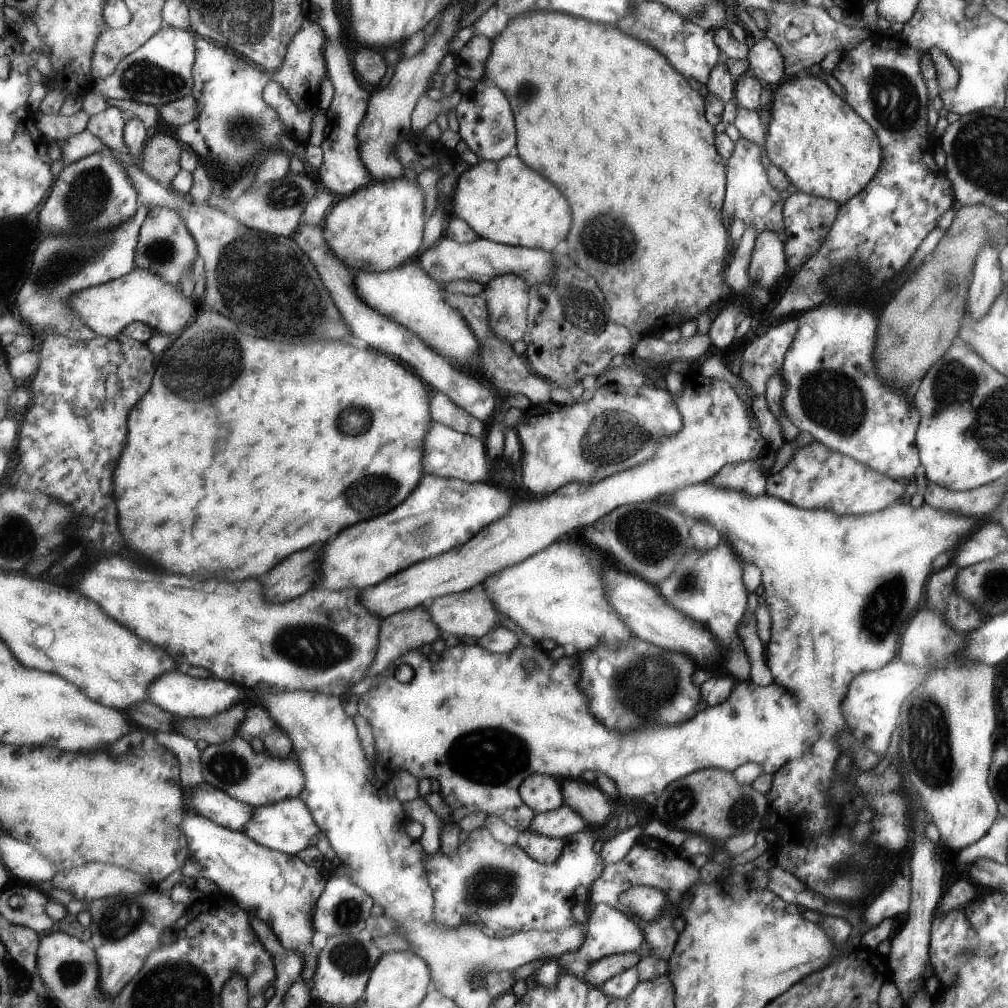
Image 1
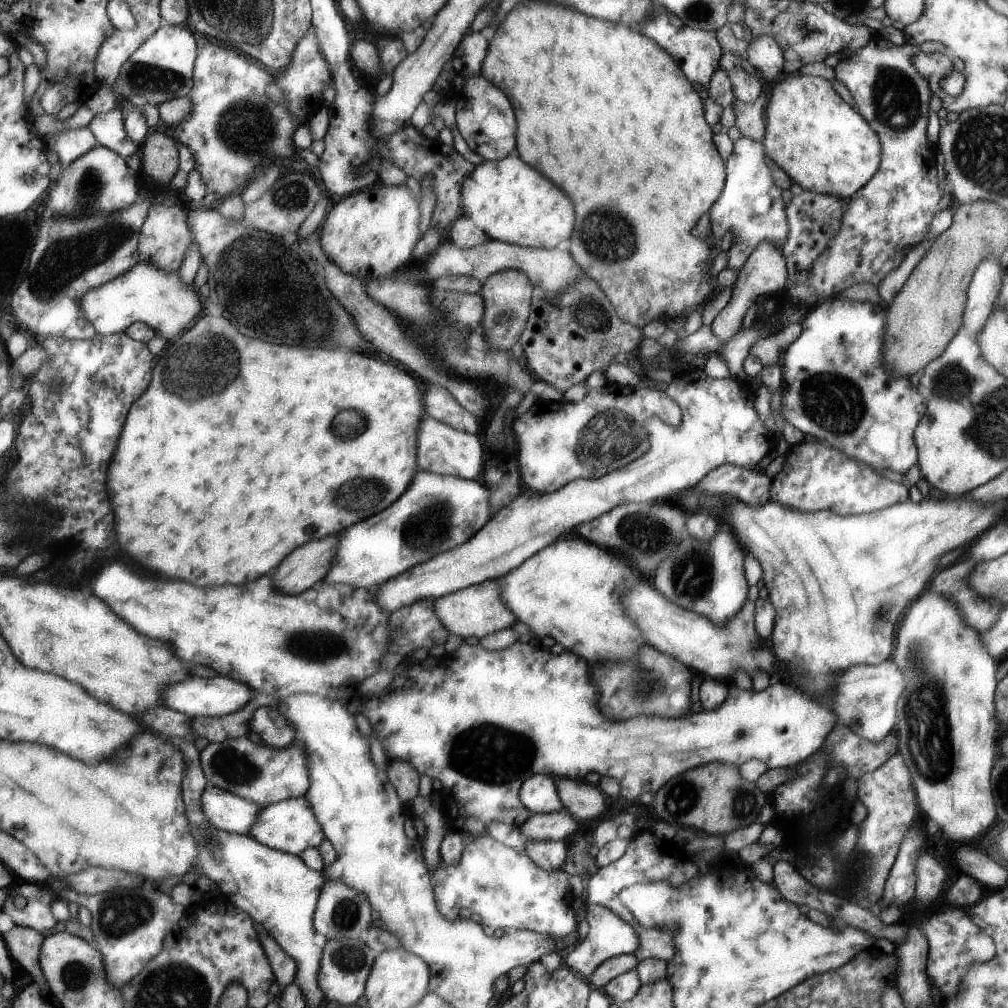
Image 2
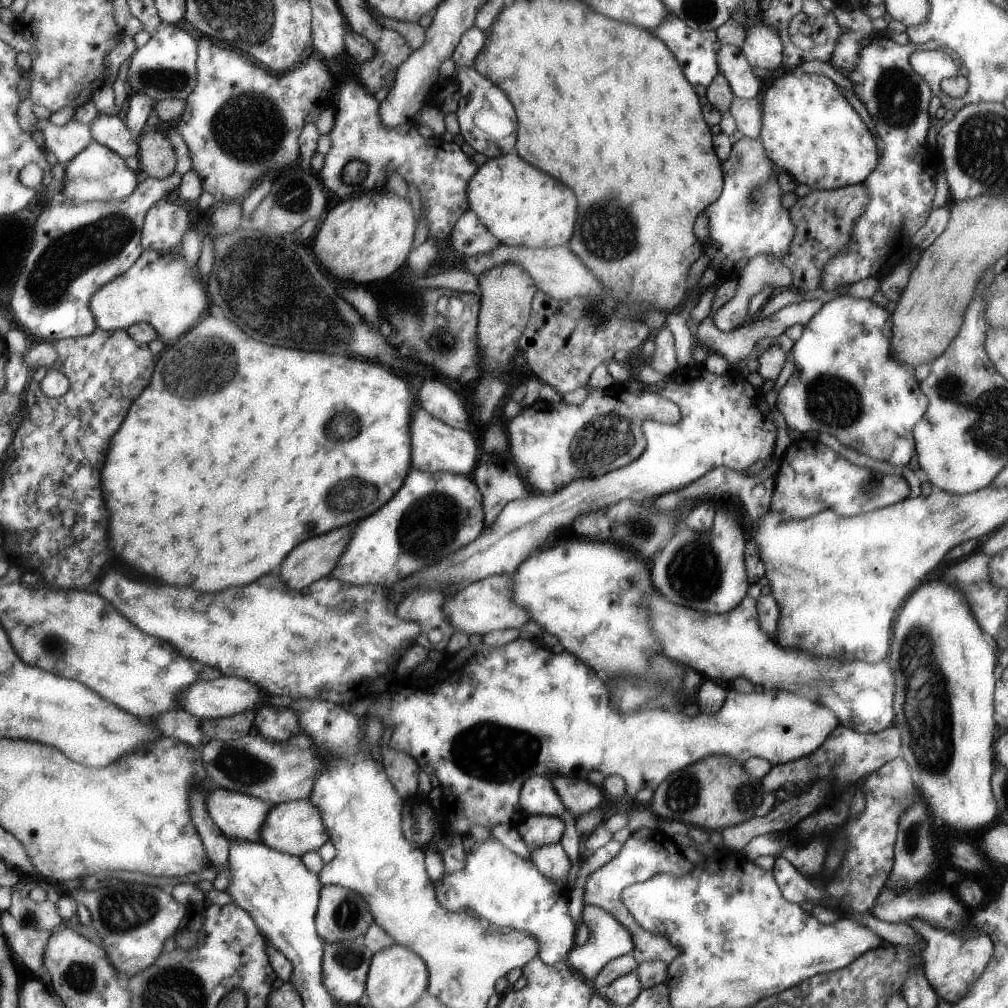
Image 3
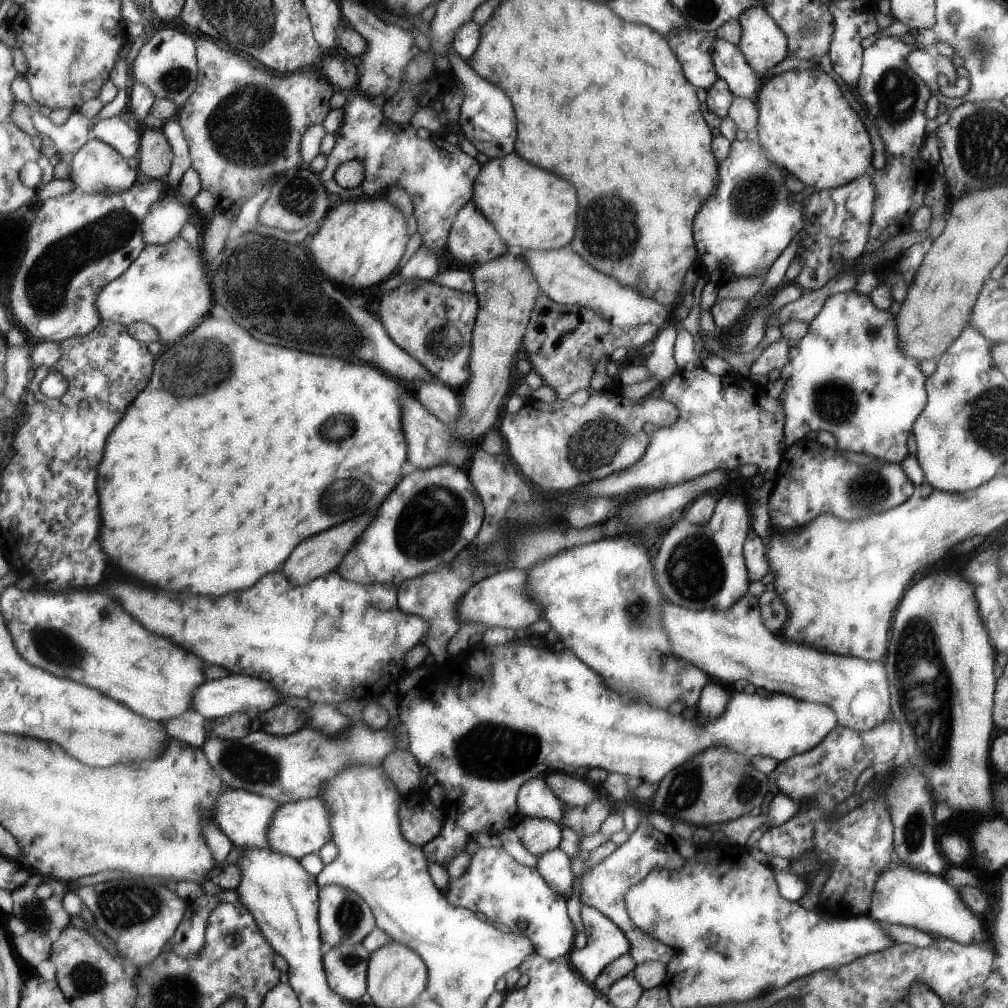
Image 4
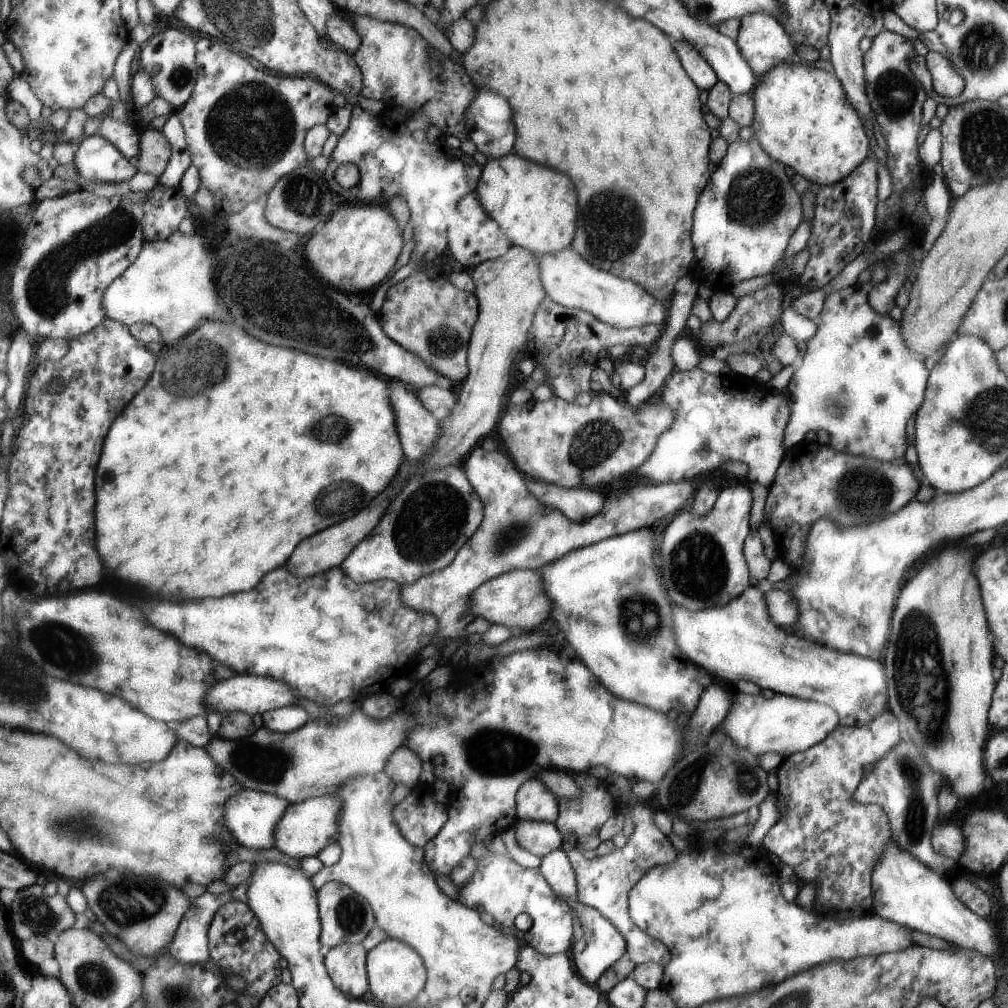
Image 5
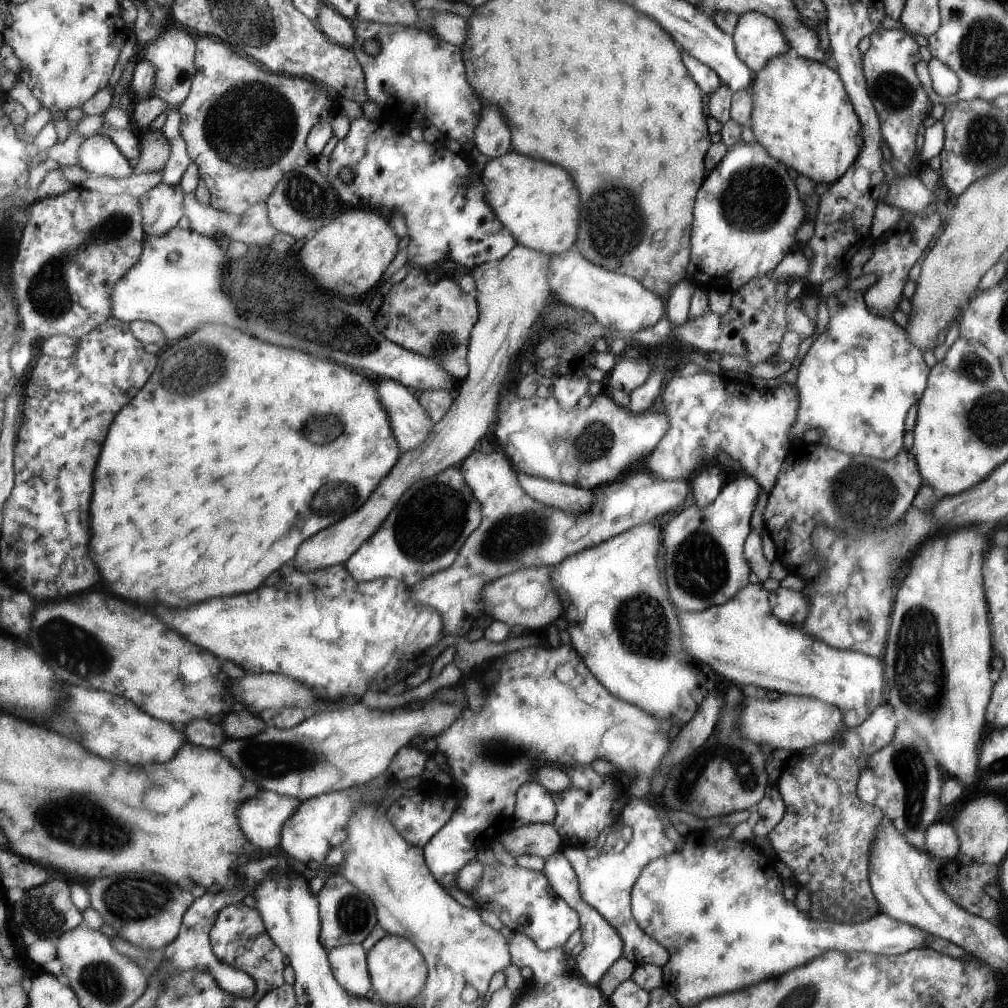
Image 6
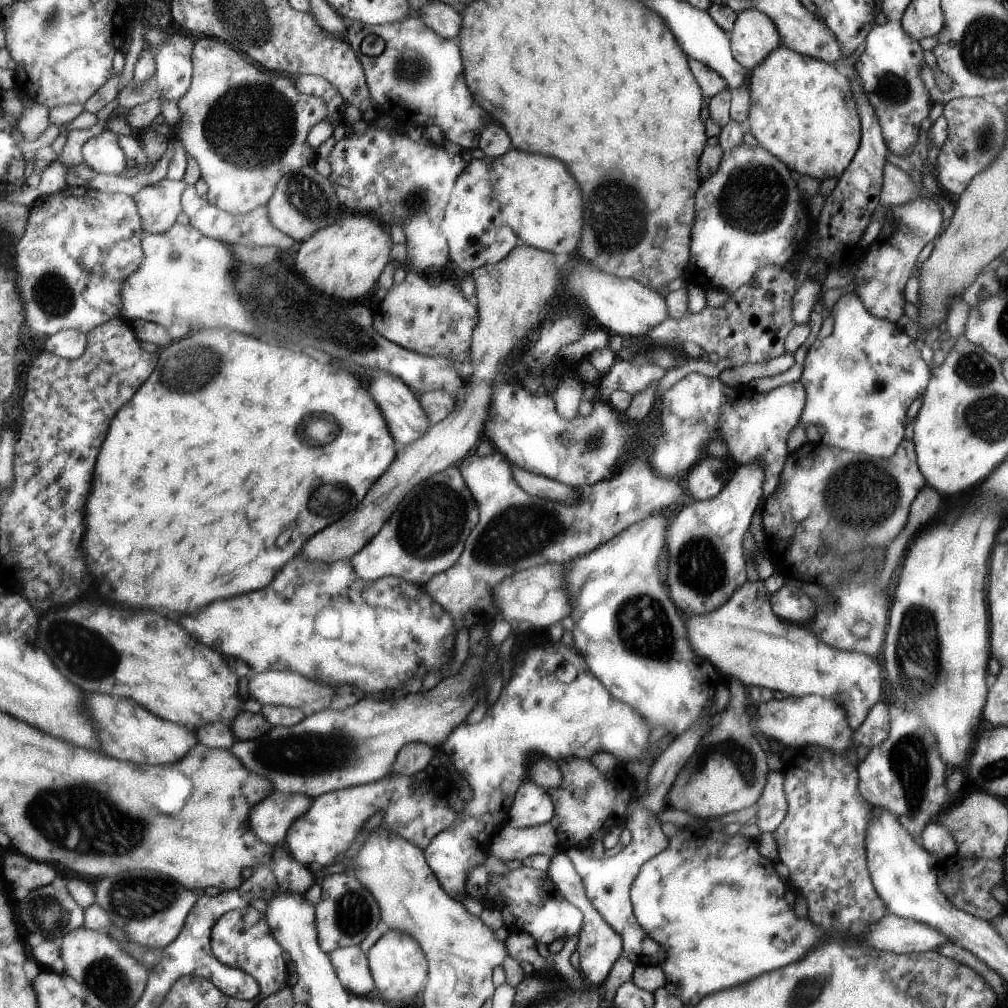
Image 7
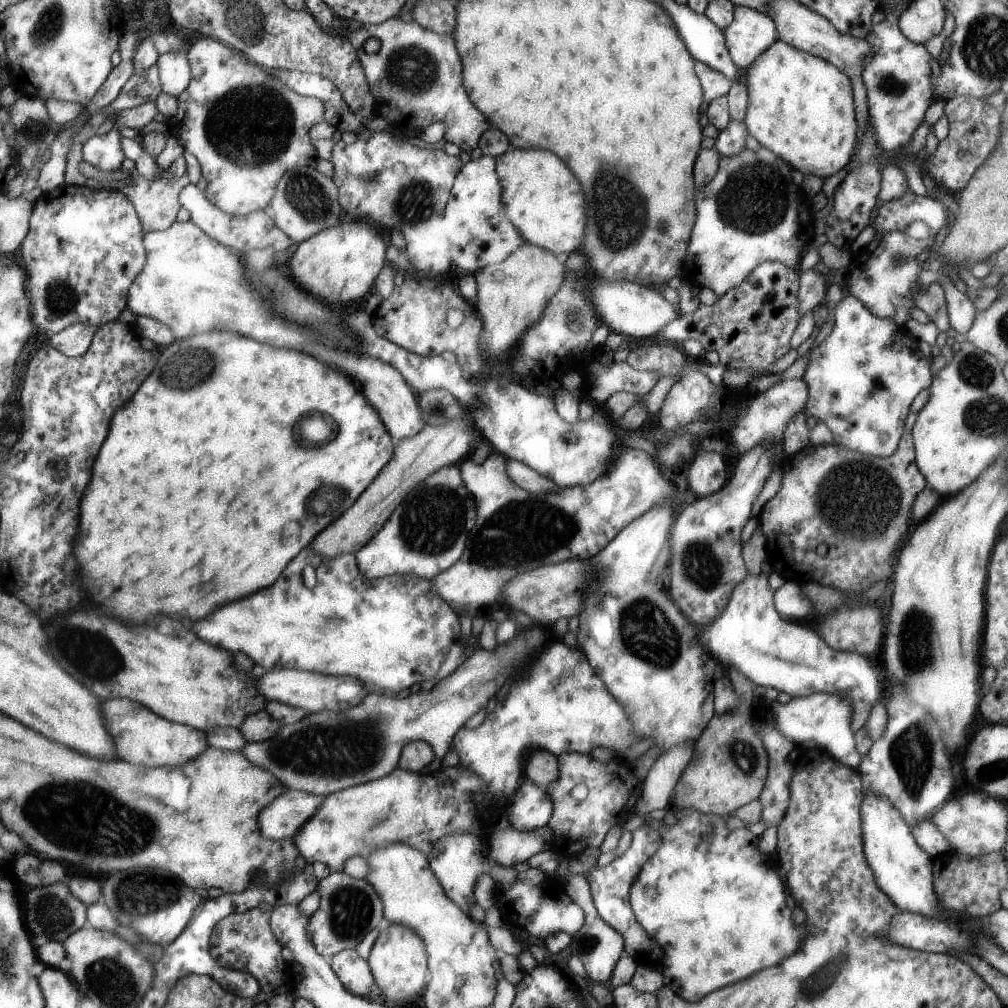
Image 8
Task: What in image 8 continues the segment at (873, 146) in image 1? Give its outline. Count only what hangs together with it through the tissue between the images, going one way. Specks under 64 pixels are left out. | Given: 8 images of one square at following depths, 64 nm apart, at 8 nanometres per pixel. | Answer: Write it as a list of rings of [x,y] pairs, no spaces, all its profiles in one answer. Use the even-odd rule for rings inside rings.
[[[779,38],[778,44],[774,44],[774,48],[770,48],[770,52],[766,52],[758,64],[754,64],[754,68],[748,68],[746,74],[749,107],[744,122],[748,126],[749,135],[762,147],[782,156],[786,164],[792,164],[800,173],[824,180],[848,166],[857,150],[861,124],[853,98],[853,82],[836,65],[802,52],[801,49],[794,49],[793,45]]]

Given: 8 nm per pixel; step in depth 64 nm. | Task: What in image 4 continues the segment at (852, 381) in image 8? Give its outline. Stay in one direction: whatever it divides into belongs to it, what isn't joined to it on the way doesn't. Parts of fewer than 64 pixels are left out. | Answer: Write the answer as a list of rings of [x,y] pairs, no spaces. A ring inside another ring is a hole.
[[[851,290],[843,293],[830,295],[820,314],[809,323],[809,331],[804,338],[799,342],[795,349],[795,353],[790,361],[792,372],[789,379],[786,381],[783,393],[780,396],[780,401],[783,404],[784,413],[784,439],[785,446],[788,448],[793,444],[805,438],[811,430],[828,430],[837,439],[837,448],[840,451],[851,450],[872,456],[886,463],[902,462],[908,456],[908,434],[910,434],[910,426],[916,422],[926,406],[926,374],[920,368],[920,362],[917,358],[908,356],[905,350],[901,348],[900,338],[897,336],[897,319],[889,310],[879,309],[870,298],[870,295],[859,293]]]

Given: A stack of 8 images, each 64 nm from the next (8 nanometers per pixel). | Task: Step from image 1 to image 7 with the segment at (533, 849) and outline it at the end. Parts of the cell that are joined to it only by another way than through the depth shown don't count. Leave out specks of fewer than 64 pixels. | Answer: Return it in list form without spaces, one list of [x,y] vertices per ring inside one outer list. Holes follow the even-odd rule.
[[[557,852],[552,856],[550,867],[547,873],[554,882],[555,888],[568,900],[573,906],[580,909],[584,914],[584,927],[577,935],[577,949],[580,953],[580,973],[588,986],[602,986],[609,977],[613,965],[617,963],[624,954],[624,938],[620,933],[613,929],[613,926],[601,916],[593,902],[589,900],[585,892],[585,884],[582,878],[576,872],[572,862],[564,852]]]

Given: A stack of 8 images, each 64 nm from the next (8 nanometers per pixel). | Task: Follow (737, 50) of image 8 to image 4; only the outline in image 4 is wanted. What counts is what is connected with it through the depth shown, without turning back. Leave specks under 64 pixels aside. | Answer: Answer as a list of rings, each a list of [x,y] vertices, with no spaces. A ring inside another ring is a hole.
[[[753,6],[738,18],[742,32],[739,45],[758,76],[780,64],[788,56],[788,40],[764,7]]]

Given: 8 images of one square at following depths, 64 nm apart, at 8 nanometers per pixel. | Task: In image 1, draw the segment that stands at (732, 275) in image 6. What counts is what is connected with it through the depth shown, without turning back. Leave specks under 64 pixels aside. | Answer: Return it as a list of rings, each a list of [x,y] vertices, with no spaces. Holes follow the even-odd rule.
[[[740,137],[735,142],[732,154],[727,160],[728,164],[728,182],[726,187],[726,196],[724,206],[726,206],[726,218],[732,220],[742,220],[746,228],[753,228],[757,236],[764,231],[772,231],[778,233],[784,230],[784,206],[785,200],[782,200],[778,189],[773,187],[773,183],[769,180],[768,168],[764,168],[762,164],[762,145],[756,144],[754,141]],[[758,196],[768,196],[772,202],[772,208],[758,216],[754,212],[754,202]]]

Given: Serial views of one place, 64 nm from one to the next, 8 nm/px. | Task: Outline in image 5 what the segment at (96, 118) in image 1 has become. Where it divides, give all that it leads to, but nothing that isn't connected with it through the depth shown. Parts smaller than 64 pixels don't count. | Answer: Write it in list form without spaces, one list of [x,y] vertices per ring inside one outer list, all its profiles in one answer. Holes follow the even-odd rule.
[[[104,116],[97,134],[105,136],[111,143],[117,144],[129,159],[134,158],[140,152],[140,132],[134,130],[132,124],[124,124],[114,118]]]

